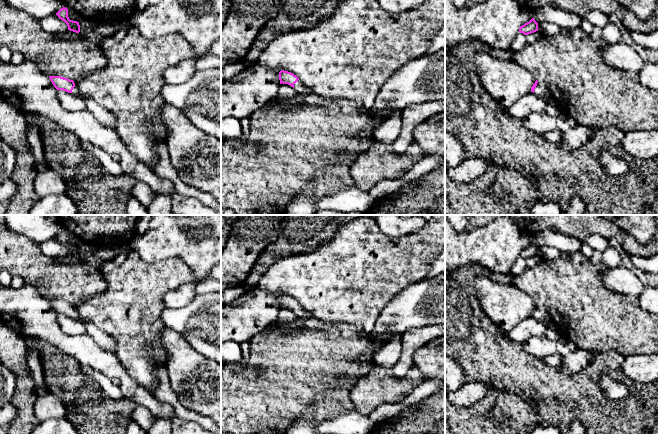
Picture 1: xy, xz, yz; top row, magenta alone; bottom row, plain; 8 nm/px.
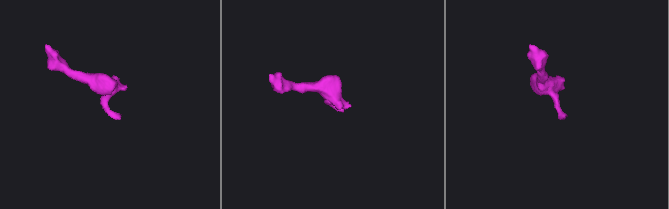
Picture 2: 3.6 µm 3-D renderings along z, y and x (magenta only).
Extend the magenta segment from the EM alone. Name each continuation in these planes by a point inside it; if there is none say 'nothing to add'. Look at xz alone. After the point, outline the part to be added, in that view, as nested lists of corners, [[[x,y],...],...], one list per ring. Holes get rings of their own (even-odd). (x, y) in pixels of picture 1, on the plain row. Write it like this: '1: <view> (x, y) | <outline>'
1: xz (299, 311) | [[[298,304],[295,308],[294,308],[294,313],[297,317],[301,317],[301,318],[309,318],[312,317],[313,315],[311,314],[311,312],[305,310],[300,304]]]

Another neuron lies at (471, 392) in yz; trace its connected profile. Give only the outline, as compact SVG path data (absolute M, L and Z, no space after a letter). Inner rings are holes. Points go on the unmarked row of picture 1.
M471 381L464 383L457 391L447 393L447 397L457 407L468 407L484 398L490 389L491 385L488 383Z

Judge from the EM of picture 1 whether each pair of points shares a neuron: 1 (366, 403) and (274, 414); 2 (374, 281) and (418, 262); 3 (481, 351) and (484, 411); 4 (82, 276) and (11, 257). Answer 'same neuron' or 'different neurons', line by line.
1: different neurons
2: same neuron
3: different neurons
4: same neuron

